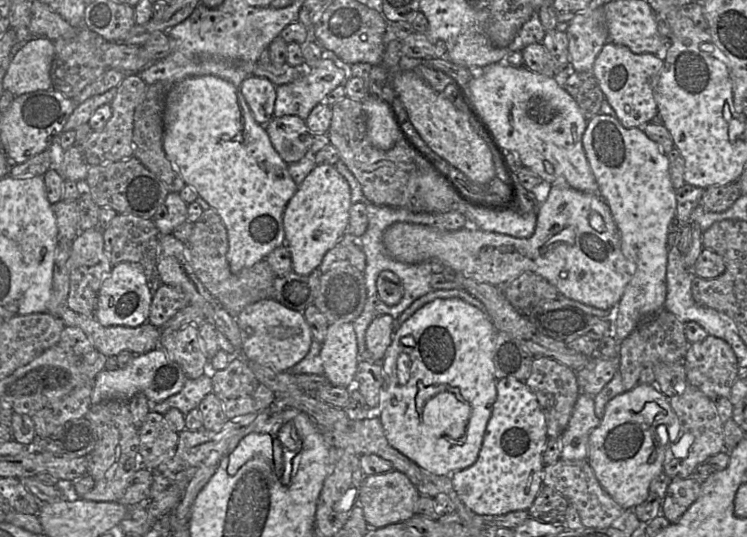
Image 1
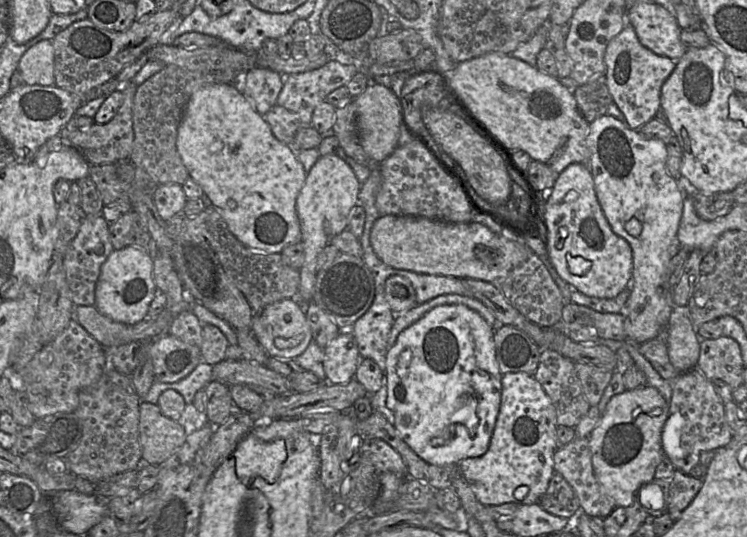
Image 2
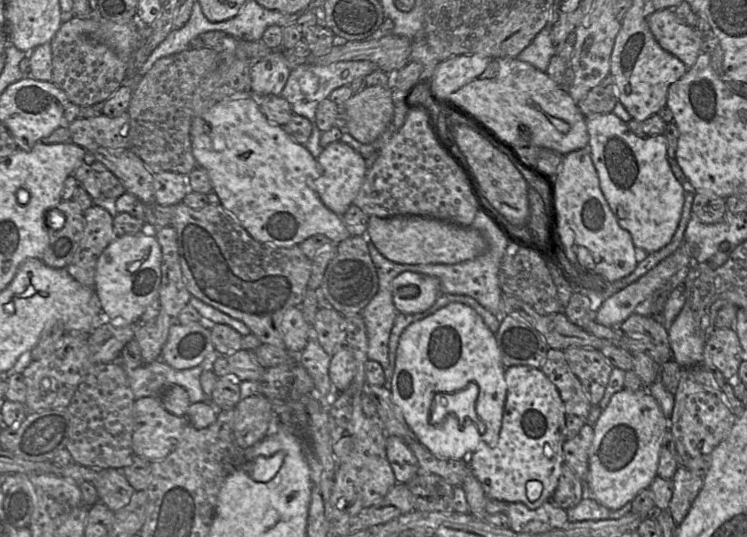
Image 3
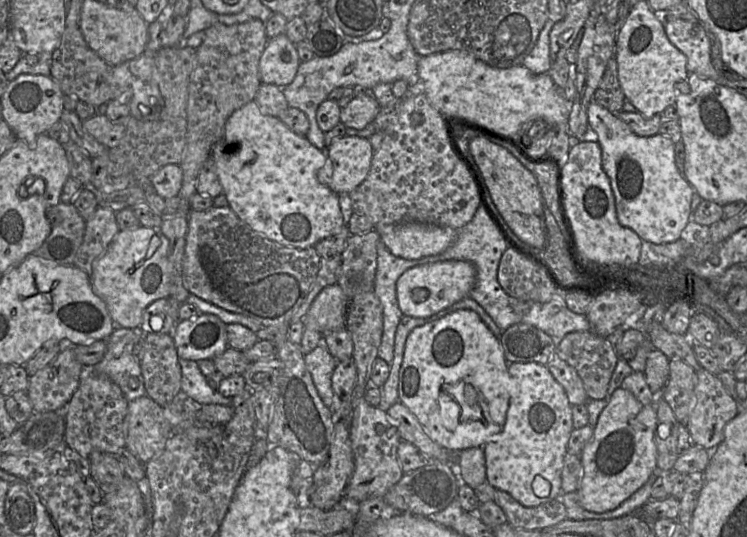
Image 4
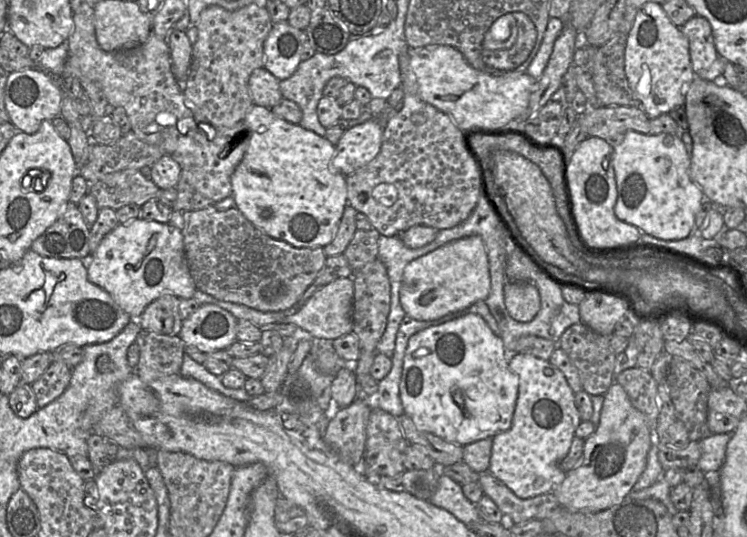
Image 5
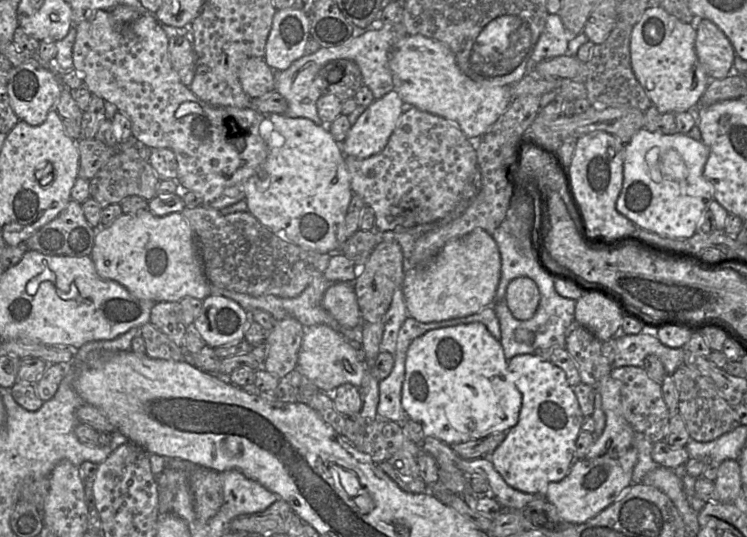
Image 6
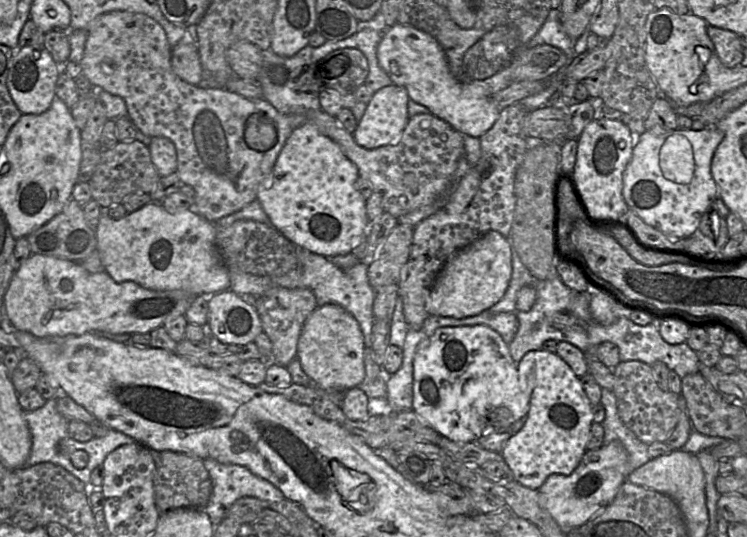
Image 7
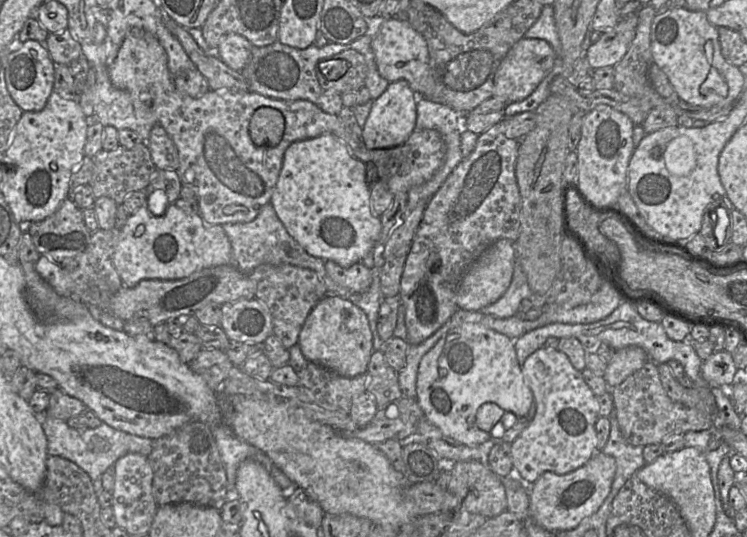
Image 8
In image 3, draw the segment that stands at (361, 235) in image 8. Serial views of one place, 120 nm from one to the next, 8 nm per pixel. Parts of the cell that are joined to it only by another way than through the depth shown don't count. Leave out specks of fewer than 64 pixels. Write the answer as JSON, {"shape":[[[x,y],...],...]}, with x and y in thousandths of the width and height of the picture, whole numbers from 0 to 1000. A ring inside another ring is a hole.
{"shape":[[[313,175],[285,196],[272,212],[272,220],[257,220],[254,259],[264,307],[277,317],[295,380],[343,449],[390,462],[416,439],[430,436],[452,456],[470,438],[458,404],[438,387],[420,352],[419,333],[428,326],[424,296],[408,270],[394,264],[379,236],[361,229],[336,175]]]}

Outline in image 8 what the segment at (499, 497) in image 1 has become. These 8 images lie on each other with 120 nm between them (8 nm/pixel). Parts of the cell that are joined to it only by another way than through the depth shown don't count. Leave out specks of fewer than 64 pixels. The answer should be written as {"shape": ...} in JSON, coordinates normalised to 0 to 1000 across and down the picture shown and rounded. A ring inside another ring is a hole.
{"shape":[[[726,646],[705,665],[697,683],[704,717],[718,750],[718,771],[695,814],[684,827],[688,873],[707,901],[728,879],[763,881],[798,844],[797,790],[802,778],[799,739],[770,687],[760,663],[747,650]]]}

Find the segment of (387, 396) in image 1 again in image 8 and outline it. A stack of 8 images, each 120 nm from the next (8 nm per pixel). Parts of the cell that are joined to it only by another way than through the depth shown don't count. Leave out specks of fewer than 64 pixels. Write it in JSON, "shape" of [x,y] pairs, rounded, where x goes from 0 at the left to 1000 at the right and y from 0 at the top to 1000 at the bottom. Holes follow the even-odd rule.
{"shape":[[[620,603],[596,620],[562,672],[557,745],[569,778],[590,804],[628,832],[653,832],[656,804],[637,791],[637,769],[652,749],[703,777],[714,734],[693,676],[689,635],[644,603]]]}

